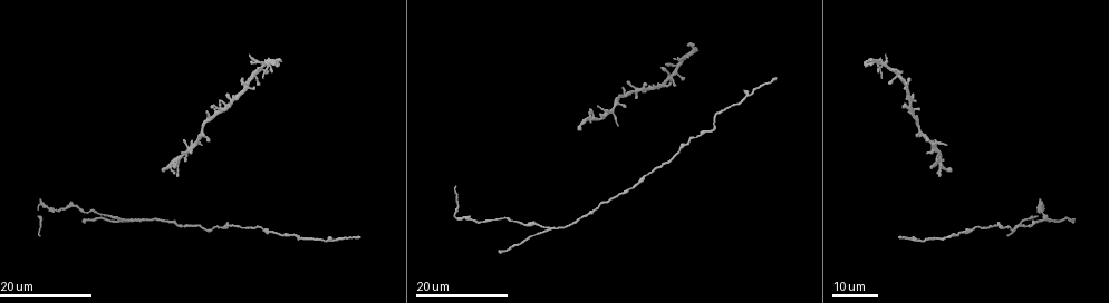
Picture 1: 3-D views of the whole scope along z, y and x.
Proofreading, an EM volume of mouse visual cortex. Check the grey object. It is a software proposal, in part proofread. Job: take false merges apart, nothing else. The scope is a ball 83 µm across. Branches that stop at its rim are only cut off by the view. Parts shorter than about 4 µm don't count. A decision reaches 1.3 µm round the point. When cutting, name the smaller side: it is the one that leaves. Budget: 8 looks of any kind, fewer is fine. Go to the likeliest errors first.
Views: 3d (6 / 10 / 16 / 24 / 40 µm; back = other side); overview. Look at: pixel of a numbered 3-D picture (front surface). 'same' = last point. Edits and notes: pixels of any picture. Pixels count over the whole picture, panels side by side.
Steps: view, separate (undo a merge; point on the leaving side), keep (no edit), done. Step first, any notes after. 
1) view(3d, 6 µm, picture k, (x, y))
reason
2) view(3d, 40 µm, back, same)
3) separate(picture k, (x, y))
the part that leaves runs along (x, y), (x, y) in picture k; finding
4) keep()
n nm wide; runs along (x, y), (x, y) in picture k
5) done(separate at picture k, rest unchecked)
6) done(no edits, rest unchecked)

view(3d, 16 µm, picture 1, (551, 227))
side arm on a straight run

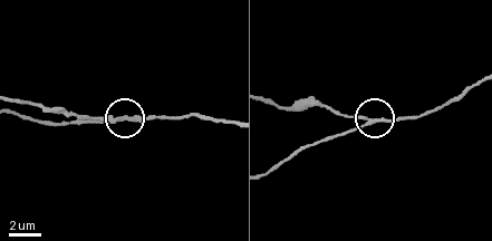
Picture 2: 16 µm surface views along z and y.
view(3d, 6 µm, picture 2, (118, 121))

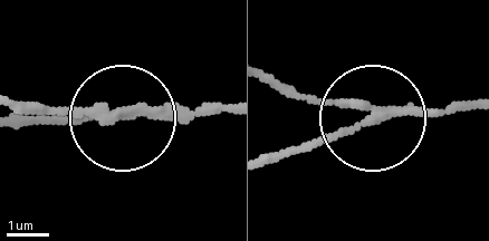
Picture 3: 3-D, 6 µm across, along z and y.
separate(picture 3, (54, 107))
the part that leaves runs along (112, 116), (19, 108) in picture 3; two neurons meet here

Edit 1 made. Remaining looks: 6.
view(overview)
redraw

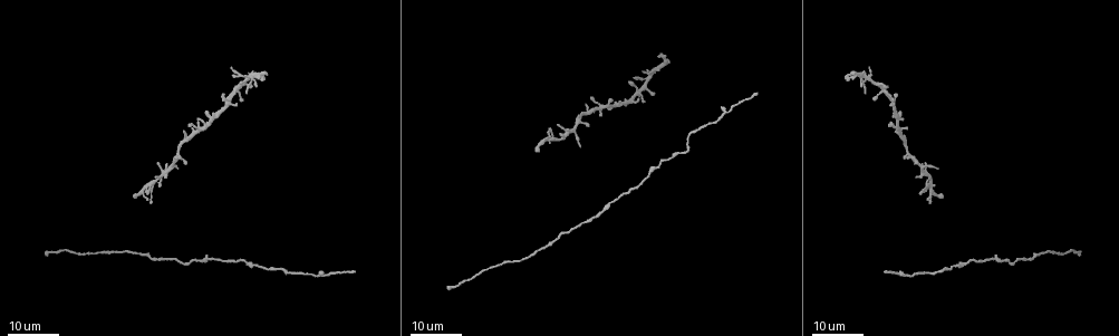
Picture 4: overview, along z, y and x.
view(3d, 24 µm, picture 4, (930, 182))
side arm on a straight run

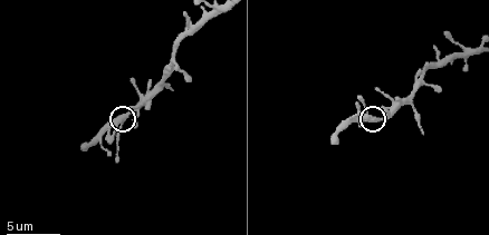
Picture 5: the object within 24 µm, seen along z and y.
view(3d, 10 µm, picture 5, (121, 116))

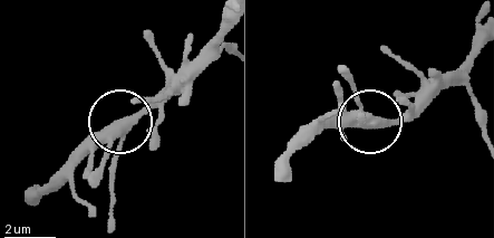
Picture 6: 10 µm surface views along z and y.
keep()
340 nm wide; all the same neuron

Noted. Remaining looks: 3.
view(3d, 16 µm, picture 4, (206, 253))

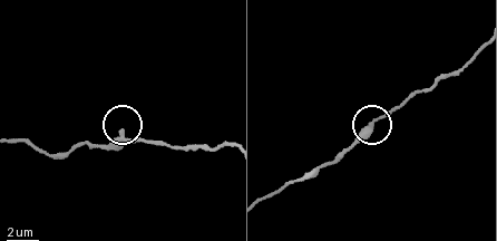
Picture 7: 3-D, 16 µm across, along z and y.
view(3d, 6 µm, picture 7, (122, 132))

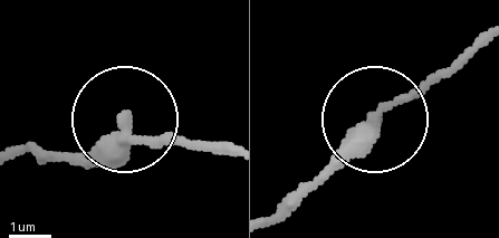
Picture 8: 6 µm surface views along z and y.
keep()
280 nm wide; all the same neuron

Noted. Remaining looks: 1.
done(separate at picture 3, rest unchecked)

